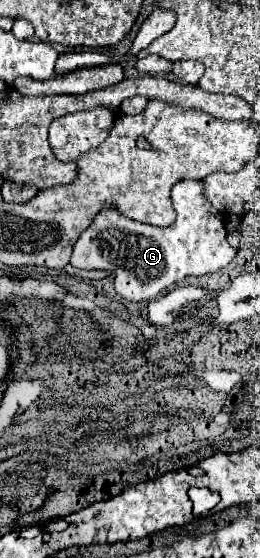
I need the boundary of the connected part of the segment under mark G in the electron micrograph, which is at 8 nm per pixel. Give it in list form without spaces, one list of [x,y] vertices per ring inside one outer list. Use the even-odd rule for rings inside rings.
[[[179,181],[171,187],[171,201],[173,209],[177,213],[177,219],[169,227],[153,227],[143,225],[139,221],[131,221],[129,217],[123,217],[115,207],[107,207],[95,215],[91,227],[81,233],[77,243],[73,245],[71,265],[79,269],[103,269],[113,275],[115,279],[115,291],[127,301],[141,303],[151,301],[157,297],[163,289],[169,289],[177,281],[183,281],[185,277],[197,277],[207,275],[223,269],[229,265],[229,261],[235,257],[237,249],[233,249],[227,241],[227,231],[223,227],[223,215],[211,207],[211,203],[203,197],[203,183],[201,181]]]

